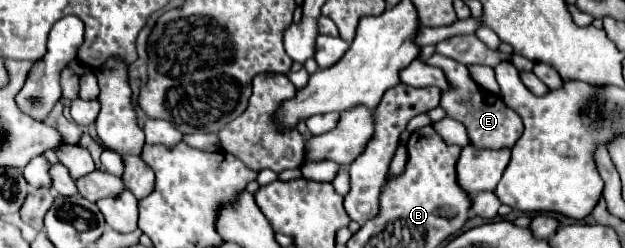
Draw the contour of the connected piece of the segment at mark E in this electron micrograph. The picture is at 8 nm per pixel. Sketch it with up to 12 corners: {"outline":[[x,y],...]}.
{"outline":[[434,53],[452,89],[440,107],[466,125],[472,145],[512,147],[520,115],[476,85],[466,65]]}

